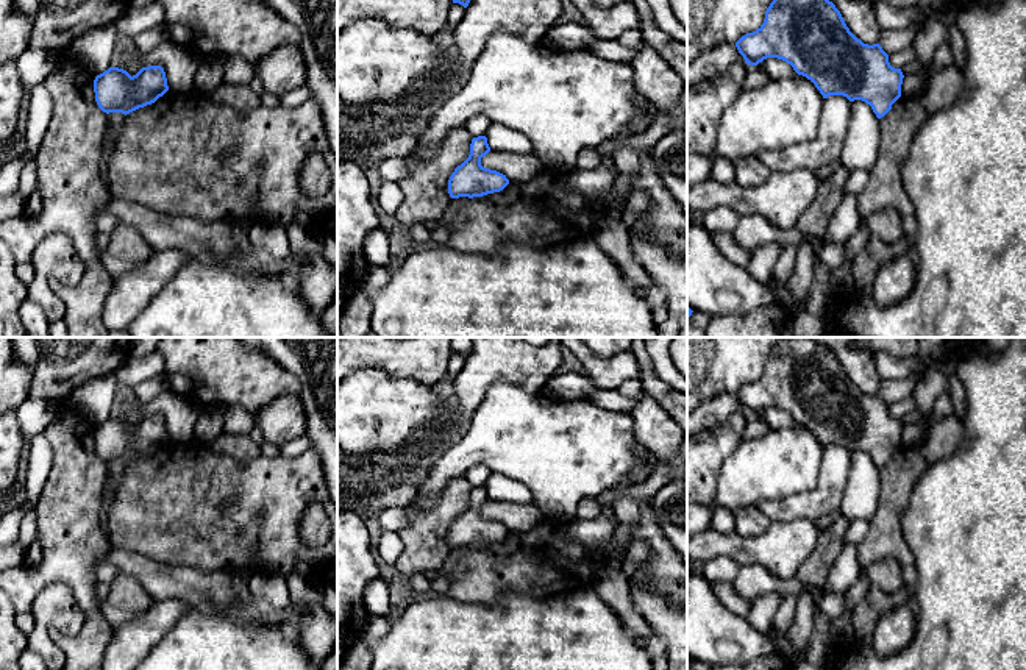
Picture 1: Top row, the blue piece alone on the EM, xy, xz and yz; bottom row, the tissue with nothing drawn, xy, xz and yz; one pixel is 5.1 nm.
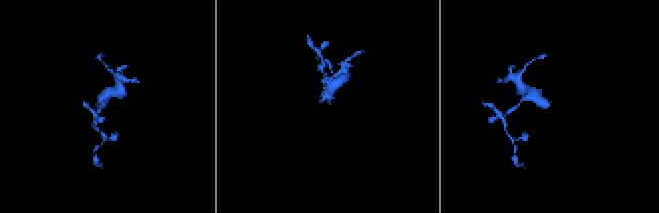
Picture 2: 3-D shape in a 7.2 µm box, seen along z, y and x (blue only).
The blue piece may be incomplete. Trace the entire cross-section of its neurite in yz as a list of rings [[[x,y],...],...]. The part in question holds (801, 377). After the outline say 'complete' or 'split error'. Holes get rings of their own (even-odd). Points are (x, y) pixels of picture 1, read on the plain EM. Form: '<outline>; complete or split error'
[[[810,337],[781,340],[765,361],[764,373],[742,386],[736,397],[750,415],[767,408],[778,408],[810,429],[823,448],[843,445],[850,451],[862,450],[871,456],[878,469],[884,467],[901,447],[903,422],[889,412],[879,394],[864,394],[846,376],[840,361],[825,345]]]; complete

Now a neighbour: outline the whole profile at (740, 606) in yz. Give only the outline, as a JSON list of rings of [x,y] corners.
[[[717,581],[712,584],[717,598],[736,615],[746,618],[751,609],[751,601],[740,597],[731,583]]]

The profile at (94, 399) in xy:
[[[114,373],[91,380],[78,387],[67,403],[97,426],[111,417],[117,386]]]

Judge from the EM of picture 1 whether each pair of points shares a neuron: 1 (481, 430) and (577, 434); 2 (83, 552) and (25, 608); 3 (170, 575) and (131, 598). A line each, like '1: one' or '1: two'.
1: one
2: one
3: two

